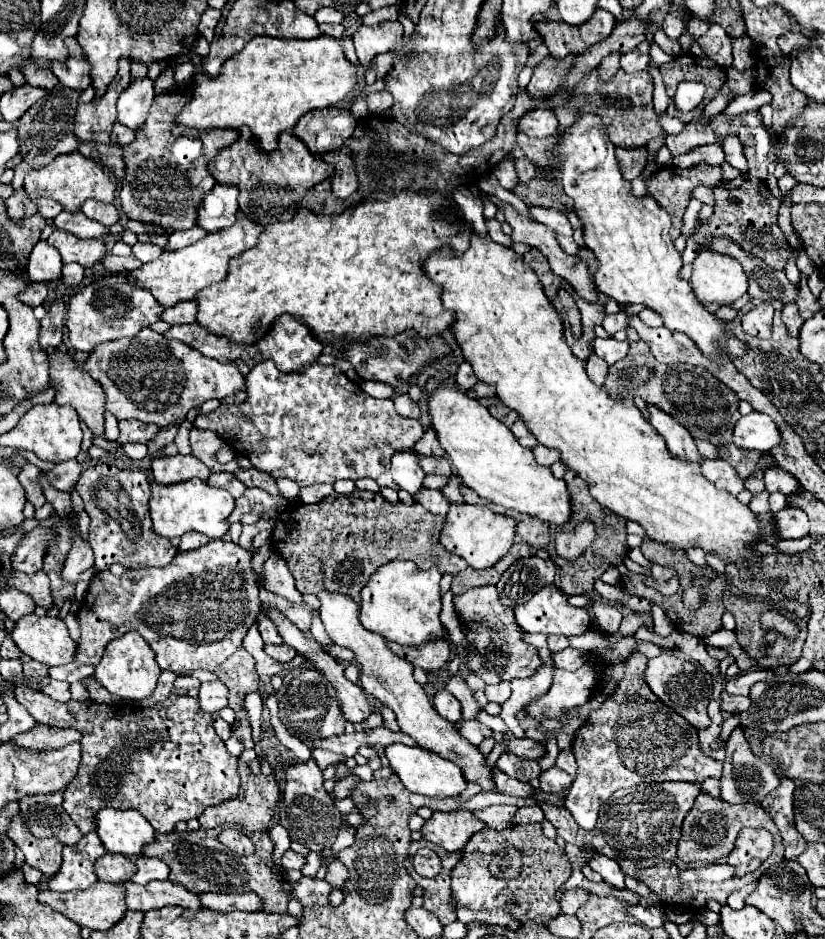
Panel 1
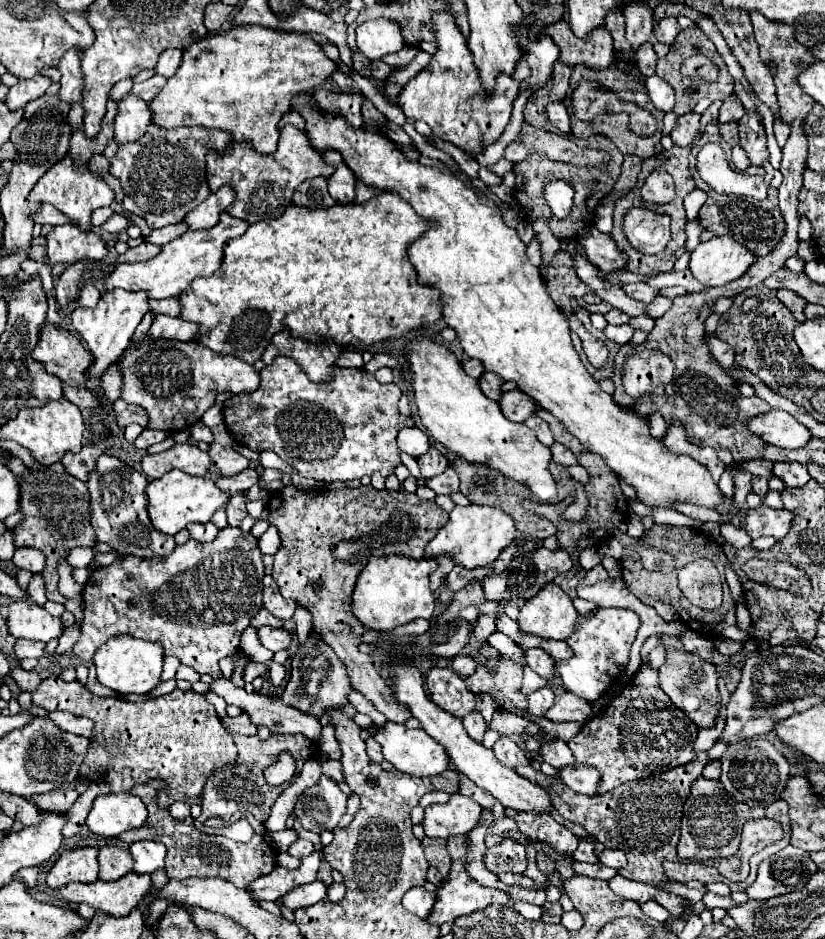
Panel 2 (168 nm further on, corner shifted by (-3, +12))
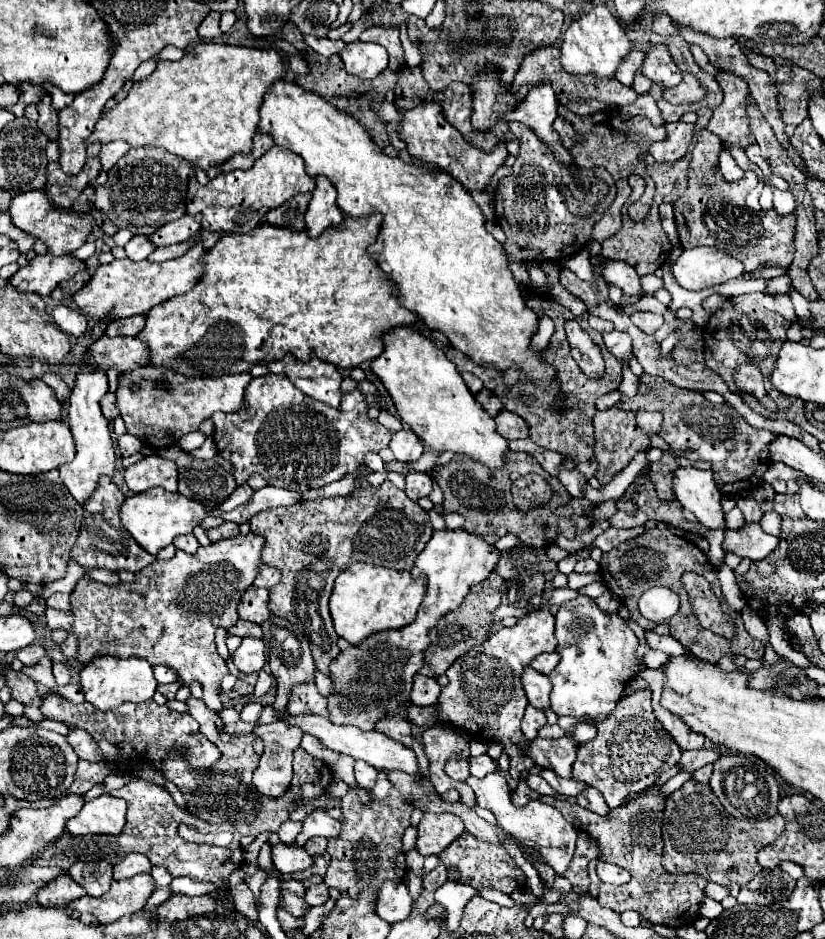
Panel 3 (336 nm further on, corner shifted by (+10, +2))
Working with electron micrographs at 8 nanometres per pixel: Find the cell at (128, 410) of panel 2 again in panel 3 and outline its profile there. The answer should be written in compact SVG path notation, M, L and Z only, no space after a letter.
M108 391L108 393L100 399L100 407L102 407L102 411L104 411L104 415L106 415L108 421L112 421L112 419L118 417L118 409L116 409L116 397L114 397L114 393Z

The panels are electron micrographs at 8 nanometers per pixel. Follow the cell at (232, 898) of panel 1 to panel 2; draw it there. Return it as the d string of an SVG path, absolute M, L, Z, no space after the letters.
M315 851L309 857L301 859L301 867L297 867L297 869L275 867L269 875L263 875L263 877L255 879L251 885L247 885L247 893L257 903L259 901L277 901L291 889L315 881L319 863L321 863L321 853Z

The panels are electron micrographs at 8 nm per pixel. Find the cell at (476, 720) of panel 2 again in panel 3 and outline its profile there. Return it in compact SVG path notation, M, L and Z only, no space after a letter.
M454 755L448 763L446 763L446 775L454 781L466 781L470 777L468 773L468 761L460 759L458 755Z

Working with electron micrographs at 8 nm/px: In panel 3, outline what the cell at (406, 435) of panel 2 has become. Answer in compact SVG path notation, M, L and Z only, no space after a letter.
M402 429L402 431L394 433L394 437L390 441L390 449L392 449L392 453L396 455L398 461L410 463L410 461L420 459L420 455L424 451L424 445L418 437L414 437L414 431Z

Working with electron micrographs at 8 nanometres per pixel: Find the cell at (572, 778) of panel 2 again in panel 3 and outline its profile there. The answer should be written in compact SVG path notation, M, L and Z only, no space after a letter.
M588 787L586 791L582 791L576 797L576 803L590 809L590 811L594 811L594 813L598 813L598 815L608 815L610 813L610 807L606 805L602 793L598 789L594 789L594 787Z

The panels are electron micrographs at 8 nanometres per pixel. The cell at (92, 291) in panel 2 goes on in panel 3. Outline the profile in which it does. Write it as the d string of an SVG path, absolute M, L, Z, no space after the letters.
M60 305L60 307L56 307L56 309L52 311L52 317L54 317L54 323L56 323L62 331L66 331L66 333L70 333L70 335L74 335L74 337L84 337L84 335L86 335L88 317L86 317L84 313Z

